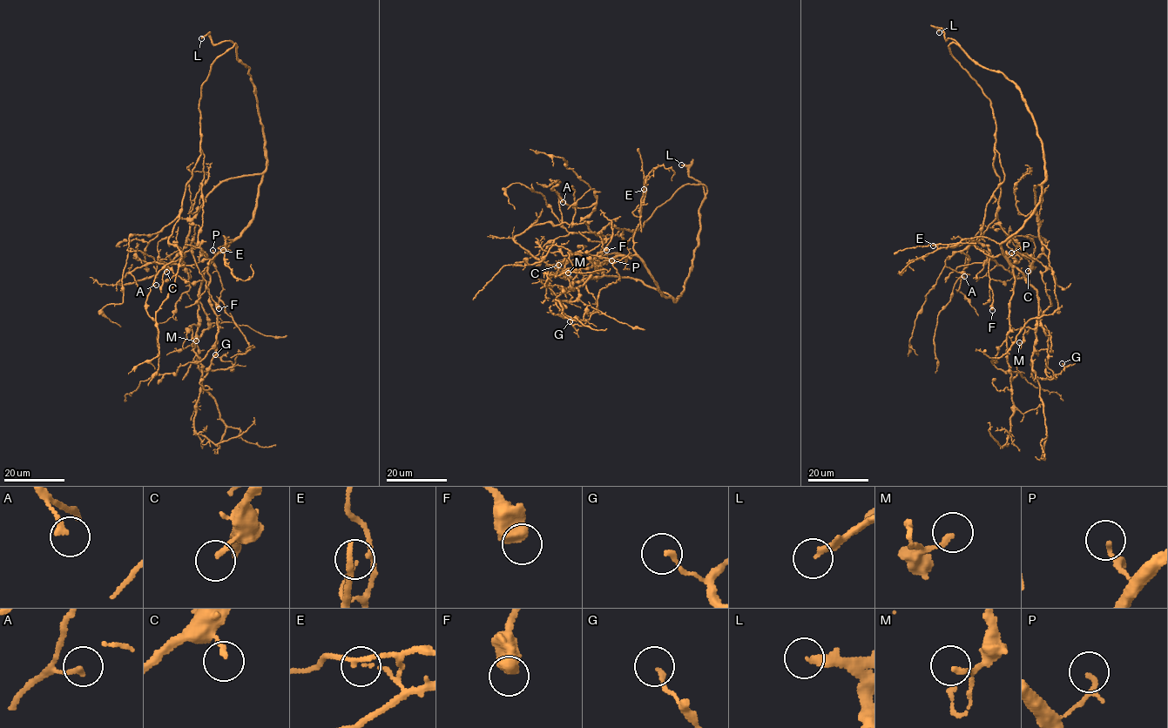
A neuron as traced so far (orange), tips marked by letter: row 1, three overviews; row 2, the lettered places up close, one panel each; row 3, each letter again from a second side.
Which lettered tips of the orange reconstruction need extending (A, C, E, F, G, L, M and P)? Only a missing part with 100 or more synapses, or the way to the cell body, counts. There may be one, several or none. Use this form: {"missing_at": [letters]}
{"missing_at": ["L"]}

